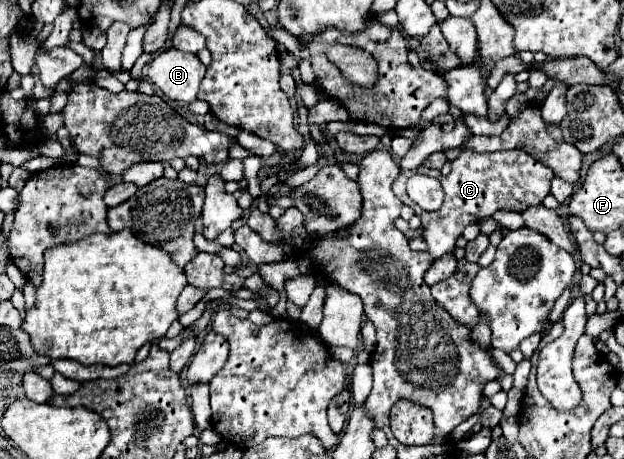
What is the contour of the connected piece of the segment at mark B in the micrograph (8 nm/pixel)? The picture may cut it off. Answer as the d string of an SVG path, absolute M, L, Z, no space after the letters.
M174 47L162 51L148 65L148 79L172 101L192 103L204 75L206 67L194 53L182 53Z

